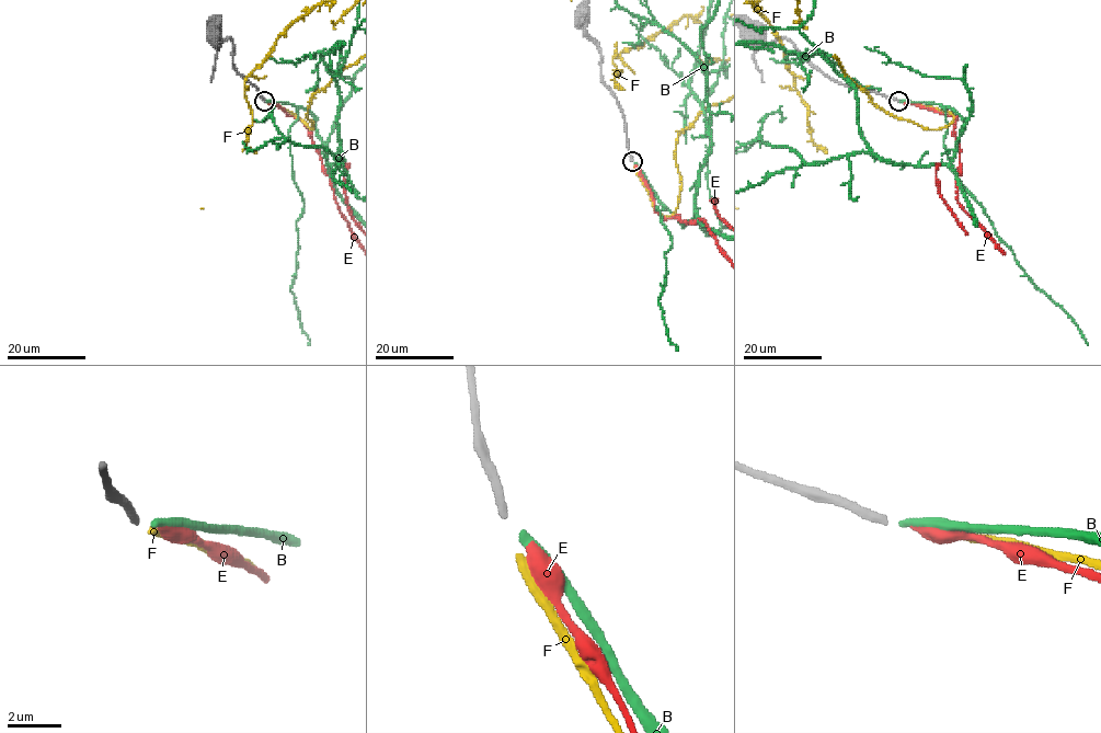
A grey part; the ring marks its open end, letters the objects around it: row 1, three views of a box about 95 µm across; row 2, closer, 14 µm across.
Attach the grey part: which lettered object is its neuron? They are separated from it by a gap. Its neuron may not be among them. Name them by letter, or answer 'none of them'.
F

